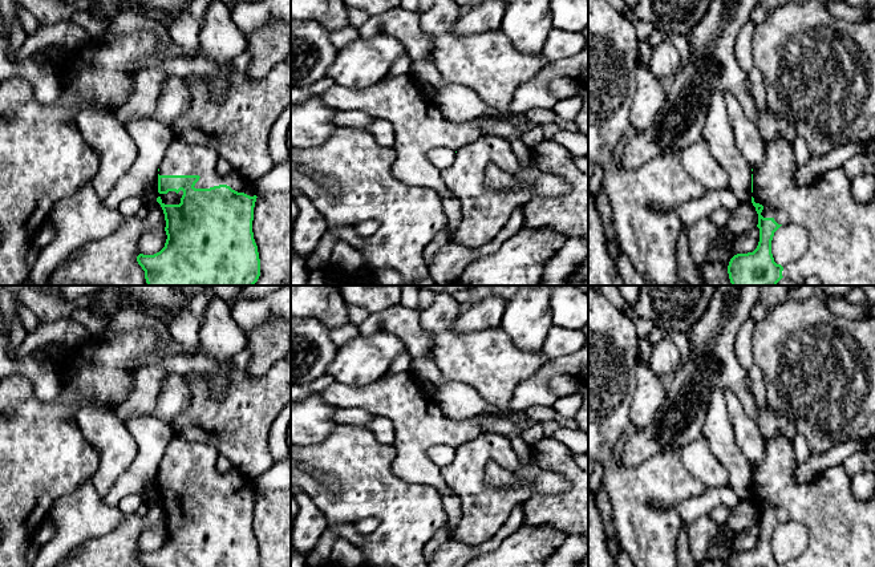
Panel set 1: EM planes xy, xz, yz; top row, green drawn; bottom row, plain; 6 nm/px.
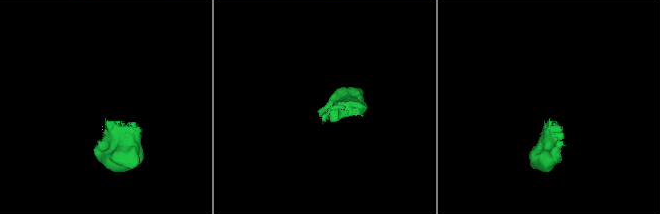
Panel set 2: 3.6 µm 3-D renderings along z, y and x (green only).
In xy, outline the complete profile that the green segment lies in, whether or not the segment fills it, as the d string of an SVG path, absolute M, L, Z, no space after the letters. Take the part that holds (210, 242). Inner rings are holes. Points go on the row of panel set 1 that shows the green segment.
M174 139L166 150L166 154L159 165L158 171L158 198L157 202L161 204L165 220L166 220L166 243L165 247L154 255L139 254L137 256L138 264L145 271L145 279L147 285L254 285L260 276L260 259L258 246L254 239L252 220L254 207L258 195L260 194L252 179L243 178L239 173L232 170L226 175L220 175L216 171L218 153L206 145L191 145Z

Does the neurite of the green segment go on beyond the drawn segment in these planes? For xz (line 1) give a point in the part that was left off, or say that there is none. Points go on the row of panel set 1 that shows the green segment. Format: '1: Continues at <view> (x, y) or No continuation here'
1: No continuation here

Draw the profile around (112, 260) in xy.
M153 201L145 219L129 216L106 238L85 243L78 256L50 274L46 285L147 285L145 271L137 262L137 256L141 254L138 250L139 239L146 231L165 230L165 227L163 210L157 201Z

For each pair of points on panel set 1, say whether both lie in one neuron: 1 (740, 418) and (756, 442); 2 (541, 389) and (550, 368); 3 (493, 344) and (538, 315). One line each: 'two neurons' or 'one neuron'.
1: one neuron
2: one neuron
3: two neurons

